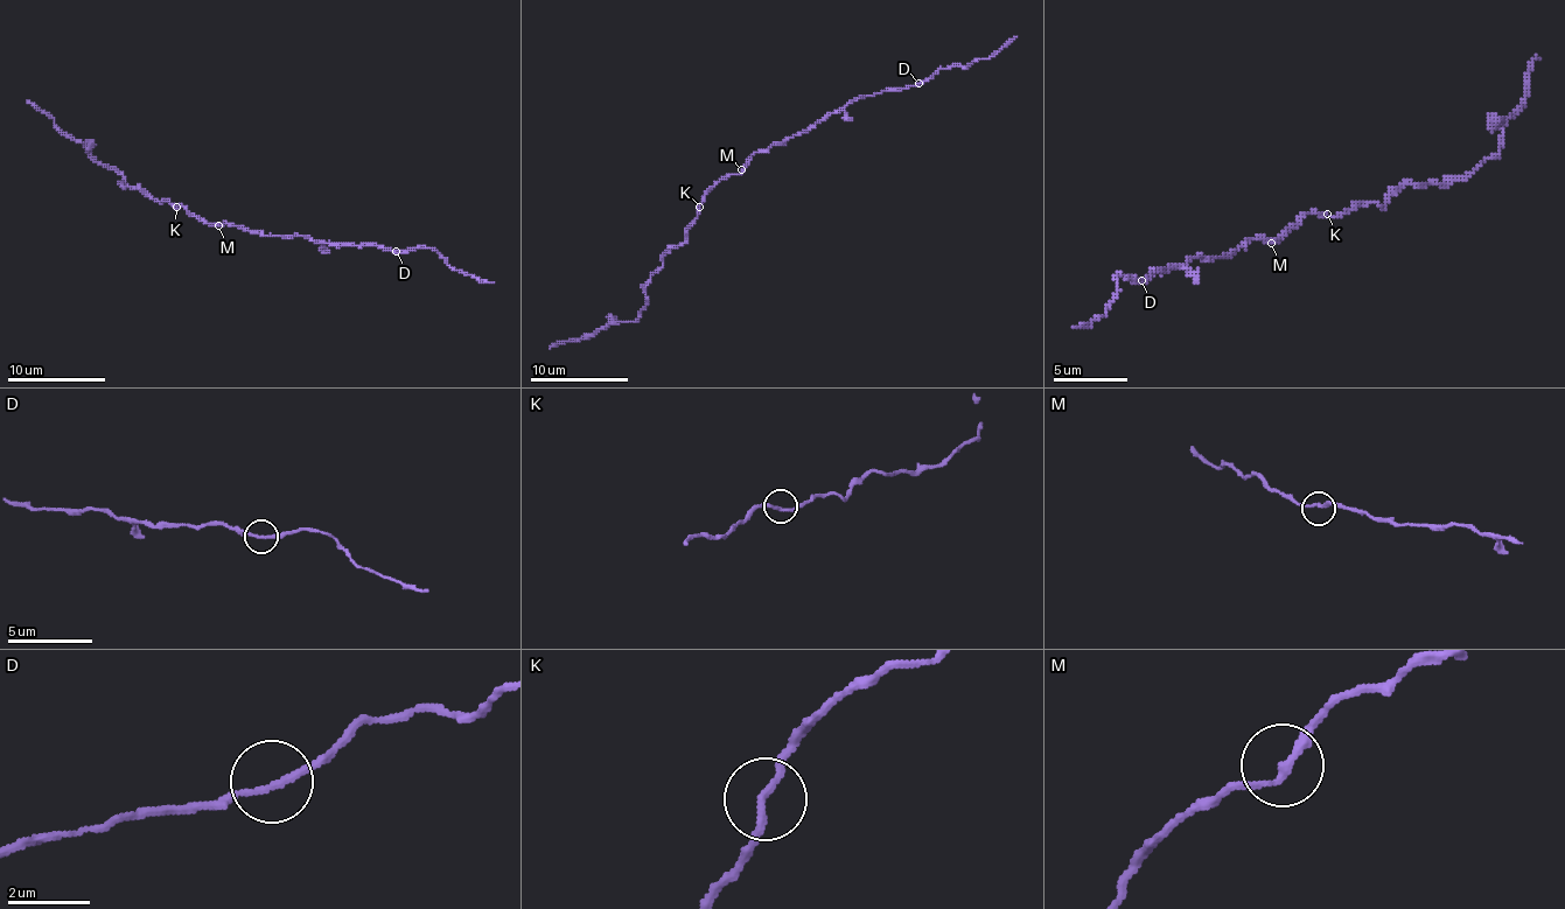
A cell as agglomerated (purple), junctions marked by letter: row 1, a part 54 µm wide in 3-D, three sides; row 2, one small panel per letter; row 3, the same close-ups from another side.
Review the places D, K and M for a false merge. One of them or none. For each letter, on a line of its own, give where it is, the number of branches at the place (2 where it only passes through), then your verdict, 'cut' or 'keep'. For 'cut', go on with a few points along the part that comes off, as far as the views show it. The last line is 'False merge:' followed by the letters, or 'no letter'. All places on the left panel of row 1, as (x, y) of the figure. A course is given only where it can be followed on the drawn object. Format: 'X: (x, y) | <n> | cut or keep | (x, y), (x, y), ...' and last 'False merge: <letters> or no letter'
D: (396, 251) | 2 | keep
K: (176, 207) | 2 | keep
M: (218, 225) | 2 | keep
False merge: no letter

